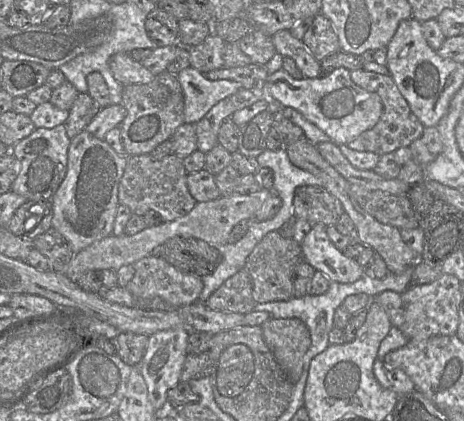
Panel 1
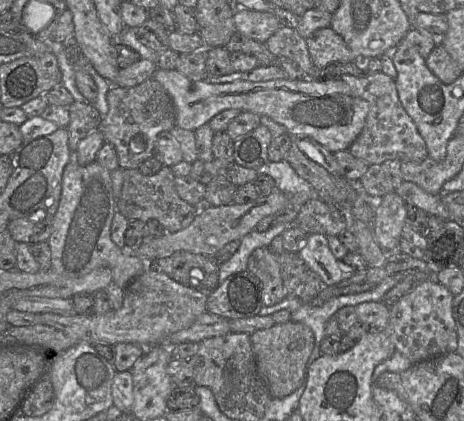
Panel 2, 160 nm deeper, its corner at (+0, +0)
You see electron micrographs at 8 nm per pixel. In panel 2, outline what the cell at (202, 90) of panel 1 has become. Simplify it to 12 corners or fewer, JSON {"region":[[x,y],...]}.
{"region":[[152,76],[176,126],[227,109],[267,116],[292,137],[348,150],[369,111],[342,80],[210,83]]}

